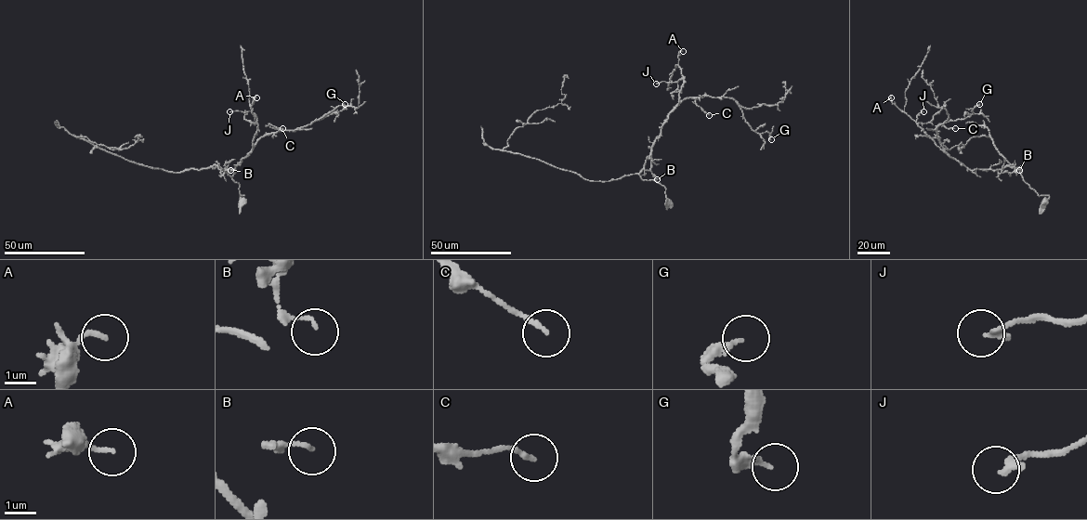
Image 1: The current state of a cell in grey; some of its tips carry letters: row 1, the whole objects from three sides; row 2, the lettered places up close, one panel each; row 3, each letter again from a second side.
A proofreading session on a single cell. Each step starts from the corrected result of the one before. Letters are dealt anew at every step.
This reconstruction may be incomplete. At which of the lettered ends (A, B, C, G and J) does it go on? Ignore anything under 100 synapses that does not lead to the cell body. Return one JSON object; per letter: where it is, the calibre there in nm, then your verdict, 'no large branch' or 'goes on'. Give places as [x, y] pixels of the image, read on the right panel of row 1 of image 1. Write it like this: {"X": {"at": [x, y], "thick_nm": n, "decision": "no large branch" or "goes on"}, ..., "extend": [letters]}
{"A": {"at": [891, 97], "thick_nm": 140, "decision": "no large branch"}, "B": {"at": [1019, 170], "thick_nm": 100, "decision": "no large branch"}, "C": {"at": [955, 128], "thick_nm": 150, "decision": "no large branch"}, "G": {"at": [979, 104], "thick_nm": 190, "decision": "no large branch"}, "J": {"at": [923, 111], "thick_nm": 200, "decision": "no large branch"}, "extend": []}

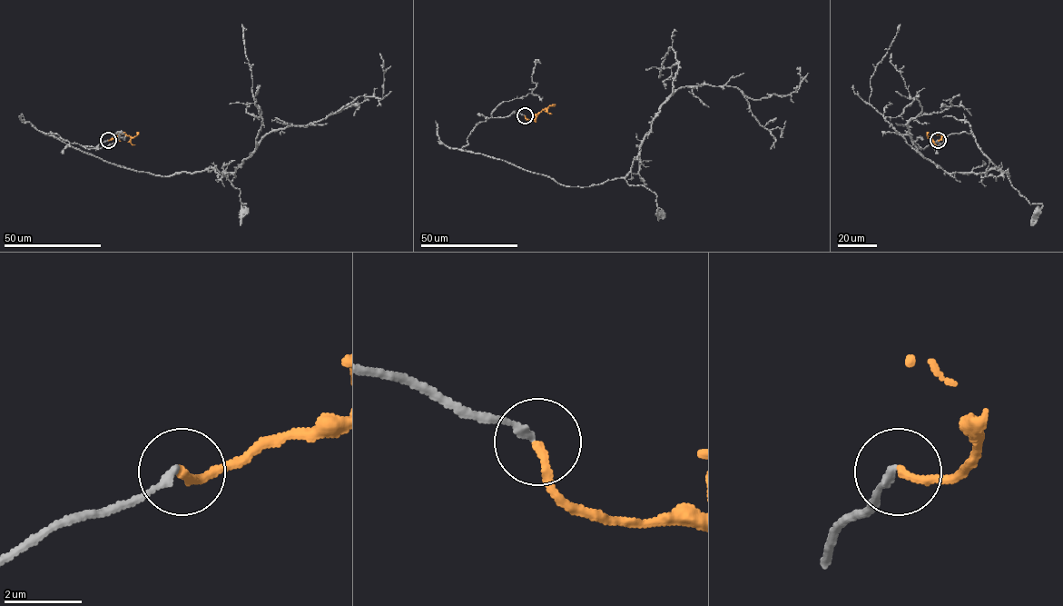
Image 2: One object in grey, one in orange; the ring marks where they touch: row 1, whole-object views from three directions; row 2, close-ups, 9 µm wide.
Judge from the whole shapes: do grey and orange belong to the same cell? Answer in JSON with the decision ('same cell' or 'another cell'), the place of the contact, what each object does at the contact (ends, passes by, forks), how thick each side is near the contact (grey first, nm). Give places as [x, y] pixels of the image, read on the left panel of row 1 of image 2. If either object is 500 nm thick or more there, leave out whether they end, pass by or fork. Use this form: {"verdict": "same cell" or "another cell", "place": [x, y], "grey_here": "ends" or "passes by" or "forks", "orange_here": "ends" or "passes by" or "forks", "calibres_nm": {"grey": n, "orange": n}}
{"verdict": "same cell", "place": [108, 140], "grey_here": "ends", "orange_here": "ends", "calibres_nm": {"grey": 190, "orange": 200}}

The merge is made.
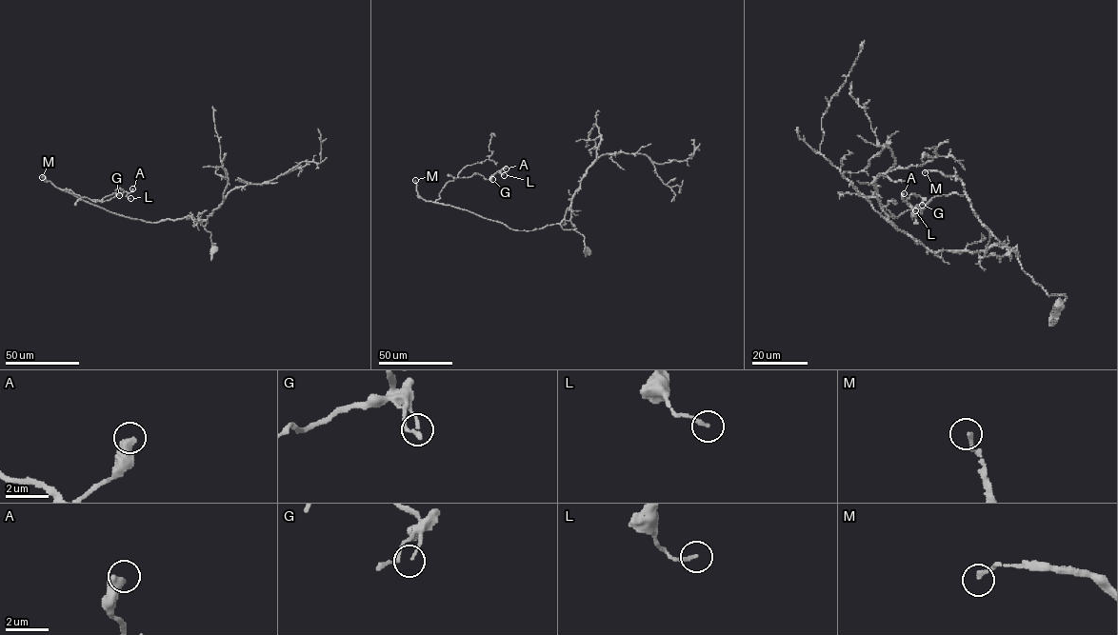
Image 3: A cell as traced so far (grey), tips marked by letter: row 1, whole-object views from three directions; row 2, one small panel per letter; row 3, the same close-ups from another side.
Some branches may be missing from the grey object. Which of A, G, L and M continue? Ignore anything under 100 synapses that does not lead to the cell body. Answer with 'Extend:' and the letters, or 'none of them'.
Extend: M

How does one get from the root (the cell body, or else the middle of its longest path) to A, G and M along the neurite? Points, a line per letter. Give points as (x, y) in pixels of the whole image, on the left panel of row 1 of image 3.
A: (214, 249), (210, 233), (192, 217), (147, 223), (62, 189), (101, 200), (117, 190), (129, 193), (132, 188)
G: (214, 249), (210, 233), (192, 217), (147, 223), (112, 213), (62, 189), (100, 200), (114, 193), (119, 195)
M: (214, 249), (210, 233), (192, 217), (153, 223), (130, 218), (82, 200), (42, 177)

